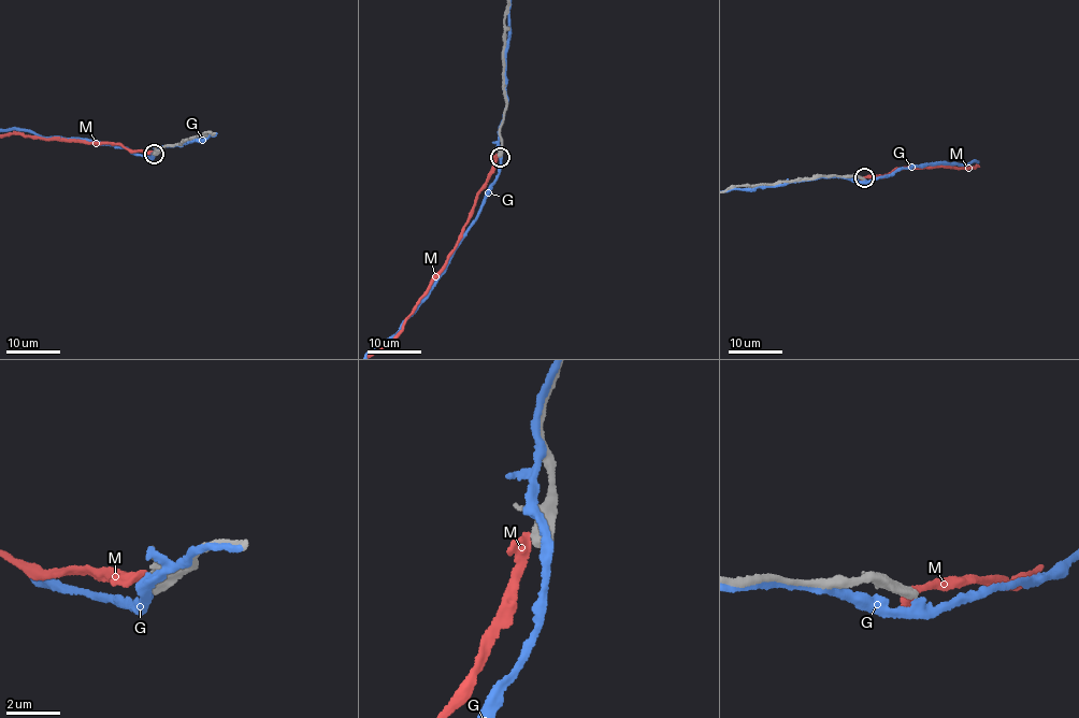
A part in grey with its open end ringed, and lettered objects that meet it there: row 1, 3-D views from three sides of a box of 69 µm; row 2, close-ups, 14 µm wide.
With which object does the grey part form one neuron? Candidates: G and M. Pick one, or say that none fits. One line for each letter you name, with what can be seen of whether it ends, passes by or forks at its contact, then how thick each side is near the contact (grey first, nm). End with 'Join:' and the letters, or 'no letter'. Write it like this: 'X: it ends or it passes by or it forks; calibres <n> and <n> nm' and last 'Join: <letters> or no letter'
Join: no letter

